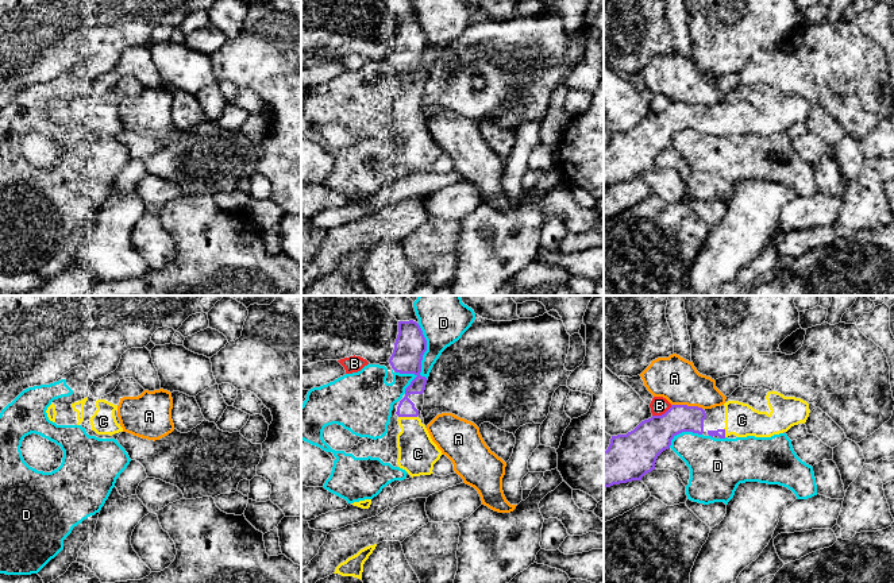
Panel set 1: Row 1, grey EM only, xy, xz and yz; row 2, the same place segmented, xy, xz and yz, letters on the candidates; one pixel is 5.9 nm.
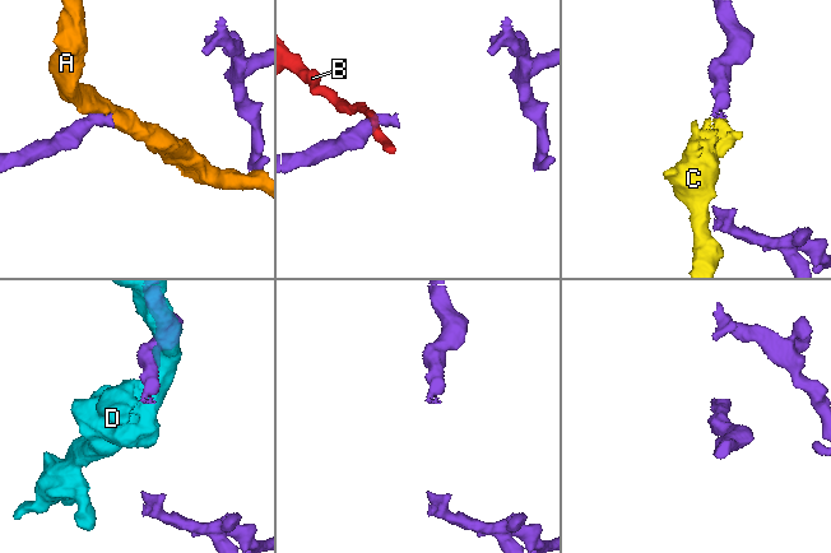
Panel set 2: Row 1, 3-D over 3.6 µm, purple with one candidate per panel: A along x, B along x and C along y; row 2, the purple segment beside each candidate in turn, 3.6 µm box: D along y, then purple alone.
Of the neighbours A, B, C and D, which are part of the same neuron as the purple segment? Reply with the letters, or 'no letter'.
C

